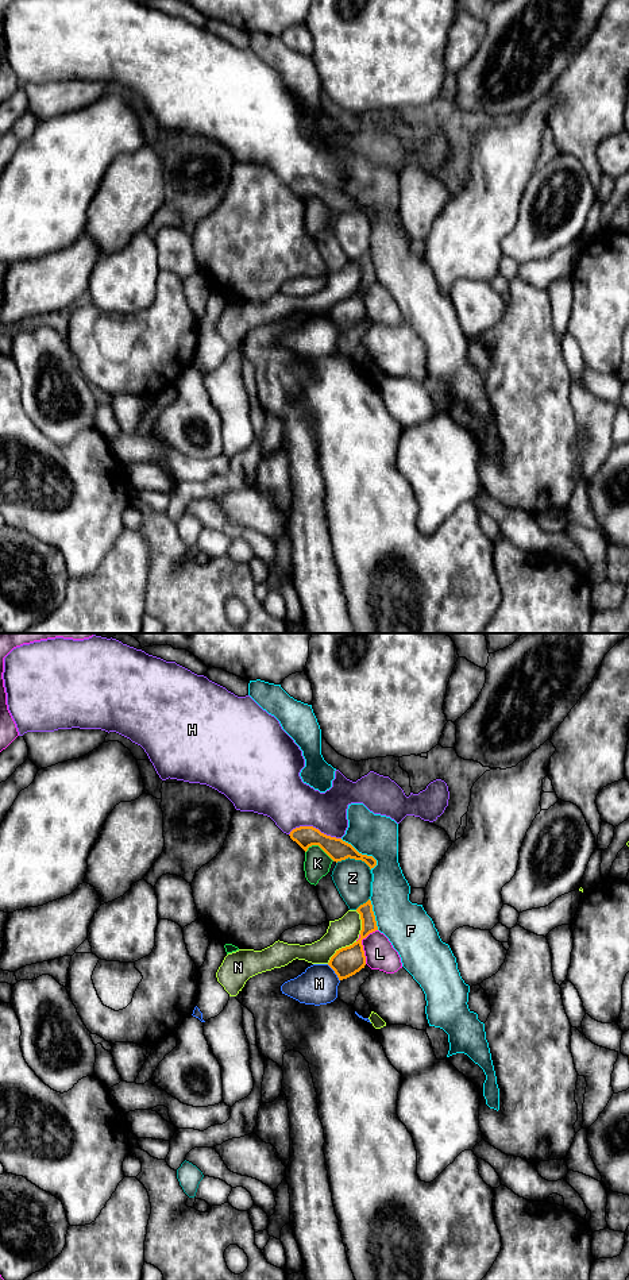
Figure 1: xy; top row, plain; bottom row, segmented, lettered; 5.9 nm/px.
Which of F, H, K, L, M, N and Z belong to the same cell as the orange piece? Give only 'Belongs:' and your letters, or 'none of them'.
Belongs: none of them

